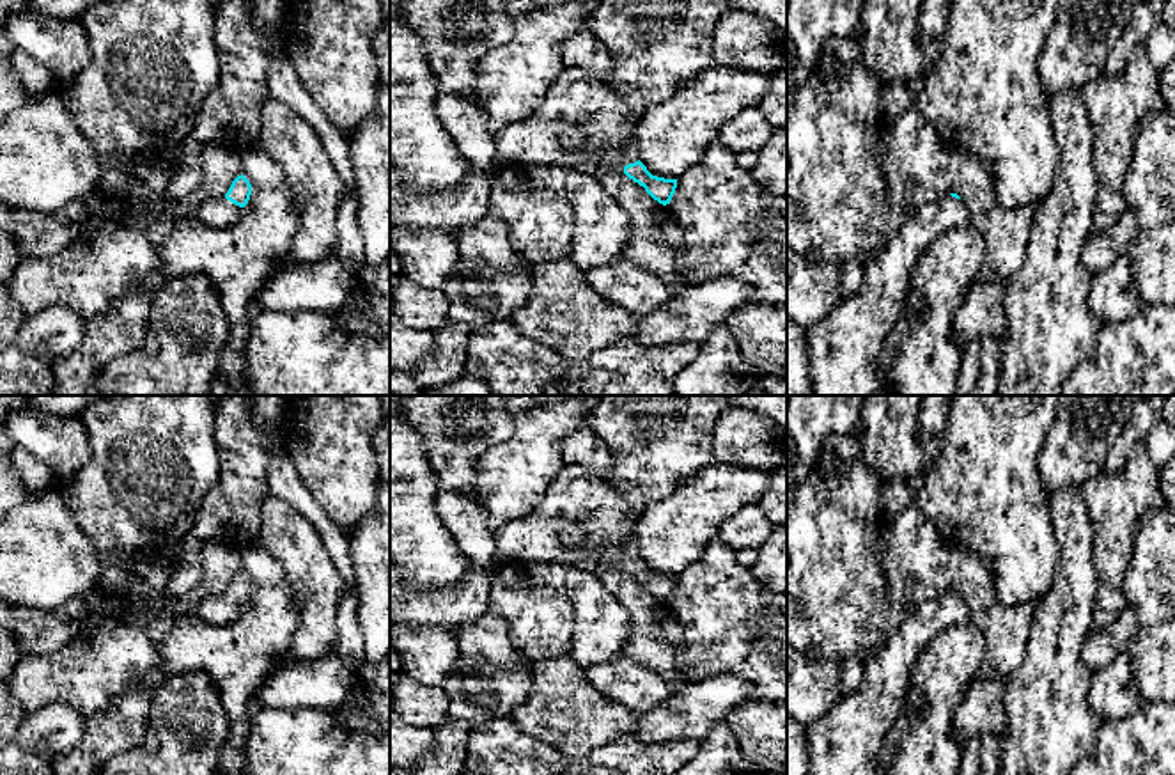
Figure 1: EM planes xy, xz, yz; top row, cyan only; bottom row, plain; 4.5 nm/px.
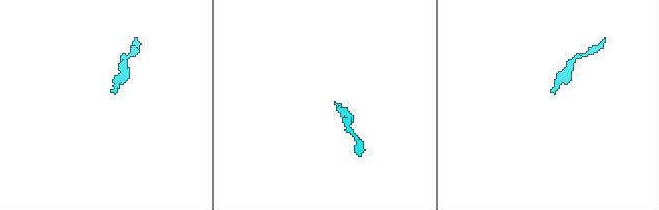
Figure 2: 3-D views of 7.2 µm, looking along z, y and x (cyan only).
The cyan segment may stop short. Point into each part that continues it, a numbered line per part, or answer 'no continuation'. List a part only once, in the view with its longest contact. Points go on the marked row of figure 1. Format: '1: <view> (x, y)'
1: xz (614, 158)

